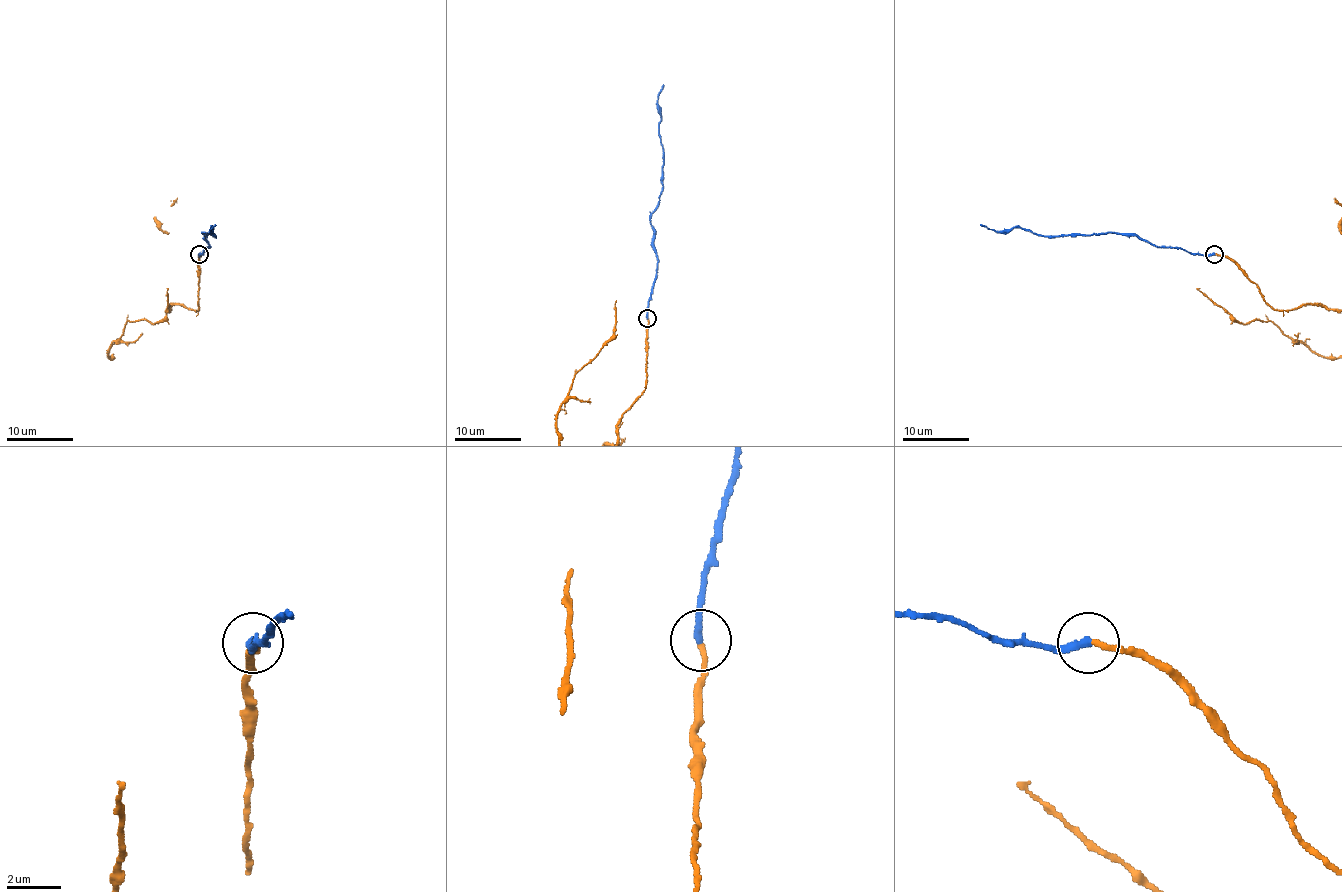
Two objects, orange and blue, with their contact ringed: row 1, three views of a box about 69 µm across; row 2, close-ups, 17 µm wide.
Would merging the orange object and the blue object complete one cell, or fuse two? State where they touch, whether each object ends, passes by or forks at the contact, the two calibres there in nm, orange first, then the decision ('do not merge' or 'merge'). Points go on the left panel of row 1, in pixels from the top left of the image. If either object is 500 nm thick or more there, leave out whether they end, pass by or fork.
place (199, 254); orange ends; blue ends; calibres 200 and 280 nm; merge

